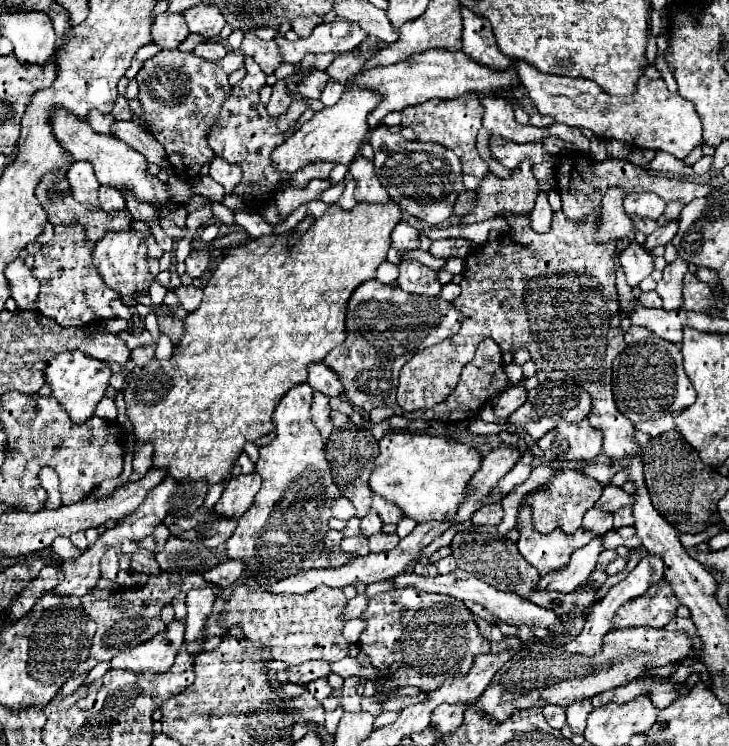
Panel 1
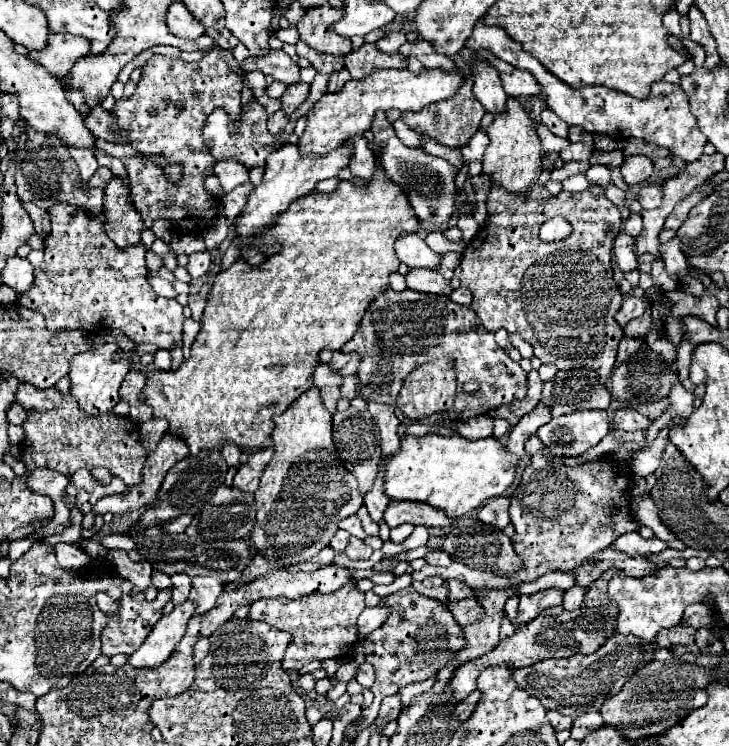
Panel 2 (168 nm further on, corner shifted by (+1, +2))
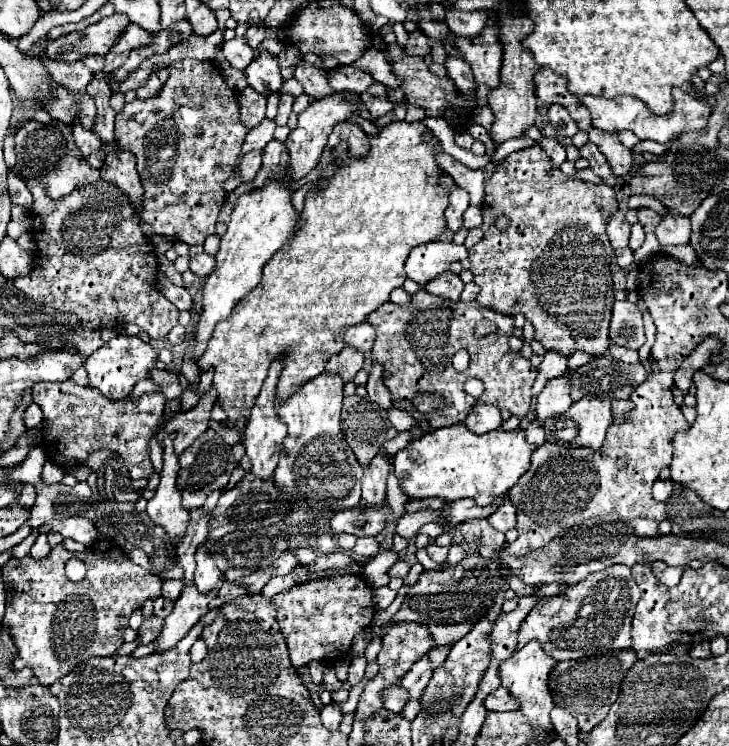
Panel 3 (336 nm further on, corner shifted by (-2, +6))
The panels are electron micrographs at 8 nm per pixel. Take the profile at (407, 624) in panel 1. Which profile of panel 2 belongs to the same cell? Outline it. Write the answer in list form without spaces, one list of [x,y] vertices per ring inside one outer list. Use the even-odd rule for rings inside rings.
[[[409,586],[405,590],[399,590],[395,594],[381,598],[381,604],[389,608],[389,616],[383,622],[383,626],[373,630],[365,638],[365,648],[363,648],[365,660],[373,664],[377,678],[375,678],[375,684],[371,686],[375,700],[359,716],[361,728],[367,728],[369,724],[373,724],[379,712],[381,700],[385,696],[397,694],[397,690],[407,684],[423,682],[431,676],[437,676],[437,672],[445,668],[445,664],[449,664],[449,660],[453,660],[453,656],[457,656],[461,648],[465,648],[463,628],[457,624],[457,620],[445,608],[443,602],[427,598]]]

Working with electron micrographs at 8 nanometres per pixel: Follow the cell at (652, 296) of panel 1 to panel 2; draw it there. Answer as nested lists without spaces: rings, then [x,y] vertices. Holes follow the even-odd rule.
[[[629,296],[623,300],[621,304],[621,310],[617,312],[617,322],[619,326],[625,326],[629,320],[635,320],[639,316],[643,316],[647,310],[649,310],[649,300],[643,298],[643,296]]]

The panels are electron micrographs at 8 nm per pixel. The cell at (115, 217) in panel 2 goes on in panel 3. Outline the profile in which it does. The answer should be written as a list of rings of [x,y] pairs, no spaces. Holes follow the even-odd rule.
[[[104,144],[104,152],[106,152],[106,162],[100,170],[102,178],[114,182],[122,192],[126,192],[130,196],[136,214],[140,214],[140,196],[144,188],[136,172],[136,156],[132,156],[132,152],[124,152],[118,146],[112,148],[106,144]]]

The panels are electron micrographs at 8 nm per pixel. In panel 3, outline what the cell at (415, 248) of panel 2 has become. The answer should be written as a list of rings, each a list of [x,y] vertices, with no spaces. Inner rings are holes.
[[[428,242],[416,246],[410,252],[406,260],[406,274],[416,284],[424,286],[440,272],[446,272],[452,260],[464,260],[466,256],[468,256],[466,246],[458,246],[452,242]]]

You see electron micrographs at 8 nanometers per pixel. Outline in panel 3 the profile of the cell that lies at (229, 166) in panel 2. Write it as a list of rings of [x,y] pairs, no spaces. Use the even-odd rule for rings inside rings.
[[[254,150],[250,154],[244,156],[242,164],[240,164],[240,178],[244,182],[250,182],[256,178],[258,170],[260,170],[260,164],[262,164],[262,152],[260,150]]]

